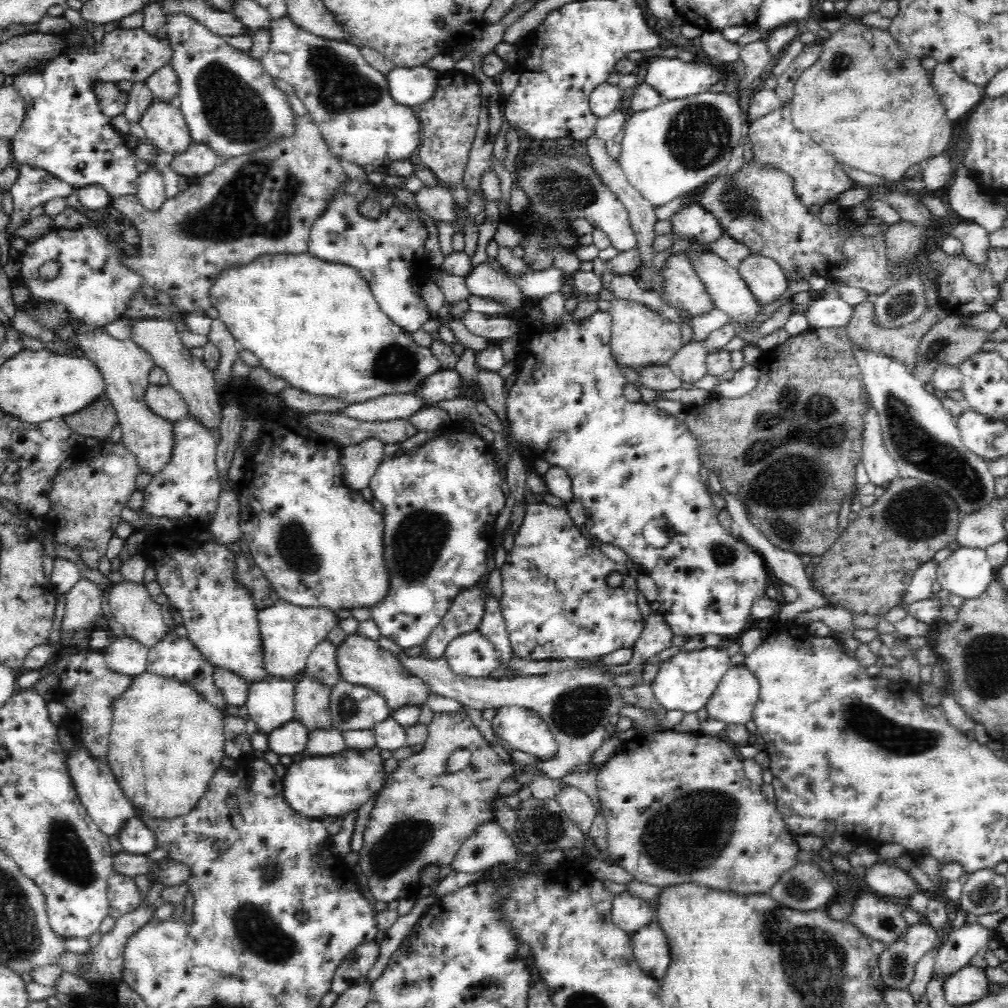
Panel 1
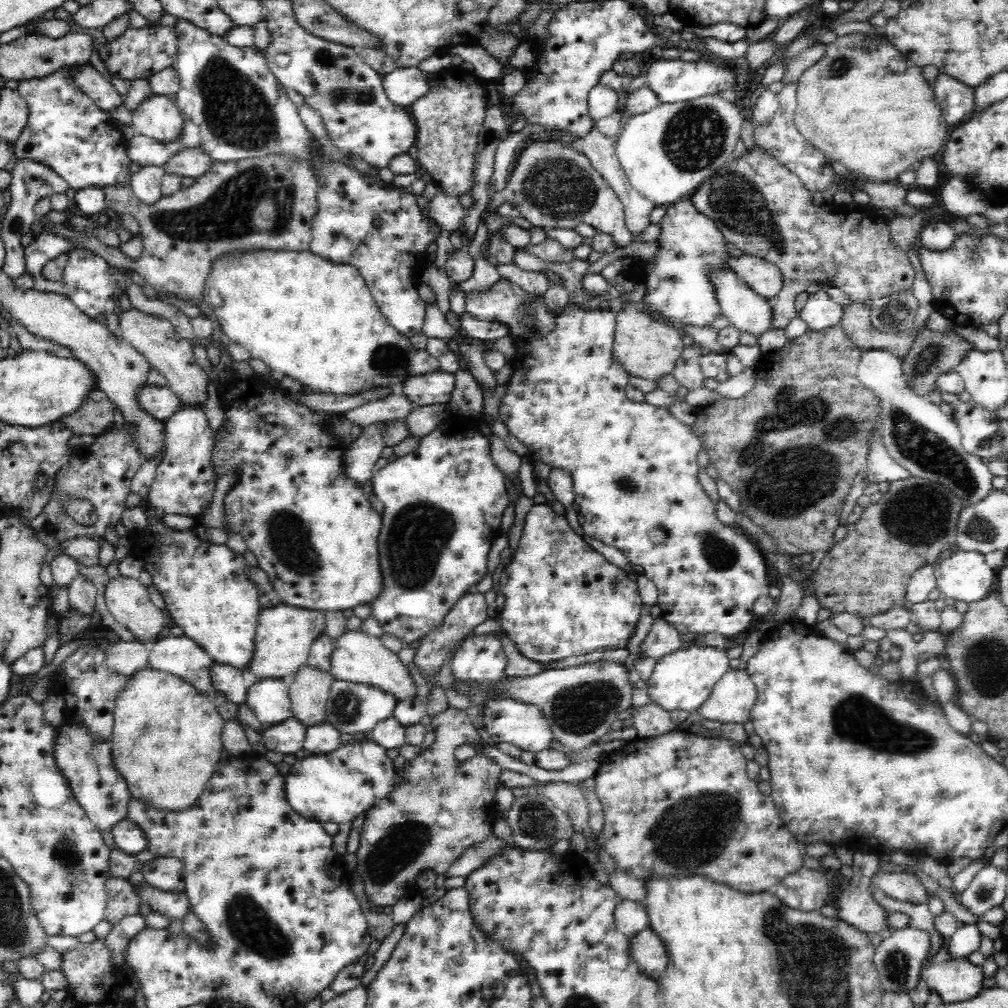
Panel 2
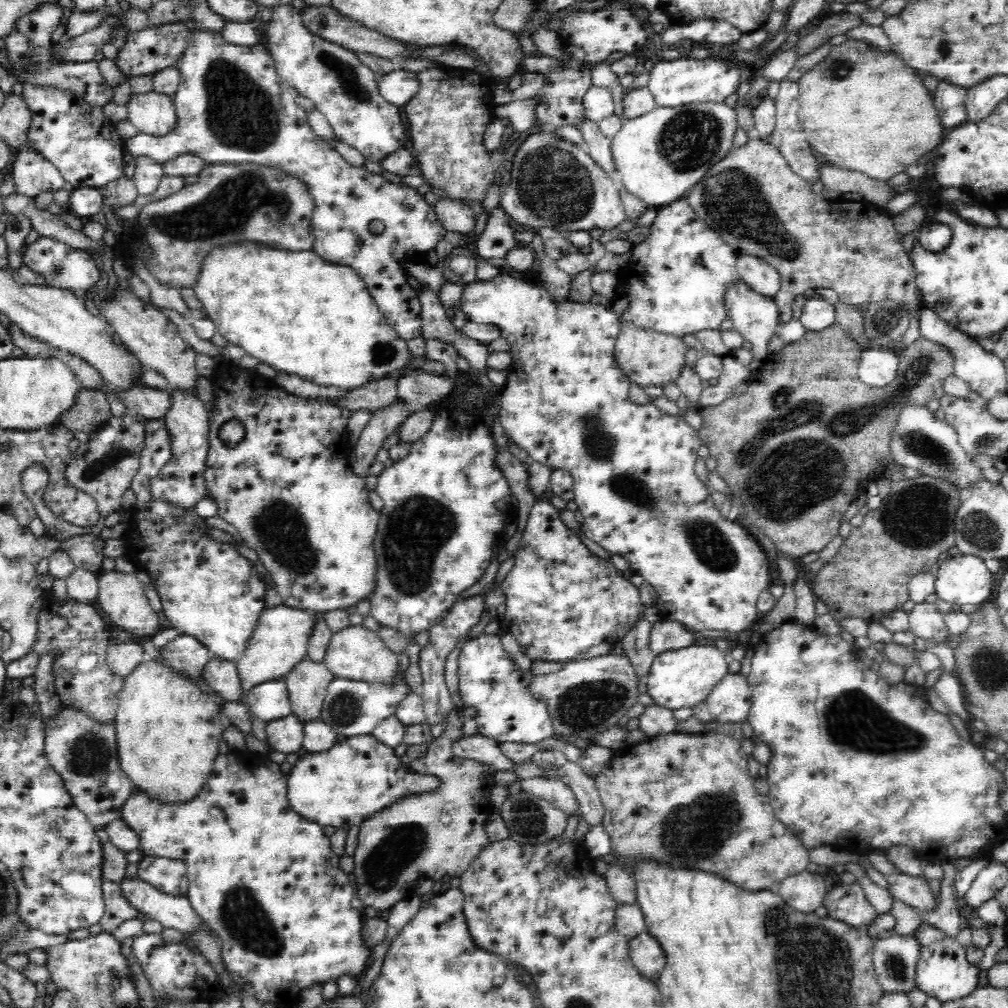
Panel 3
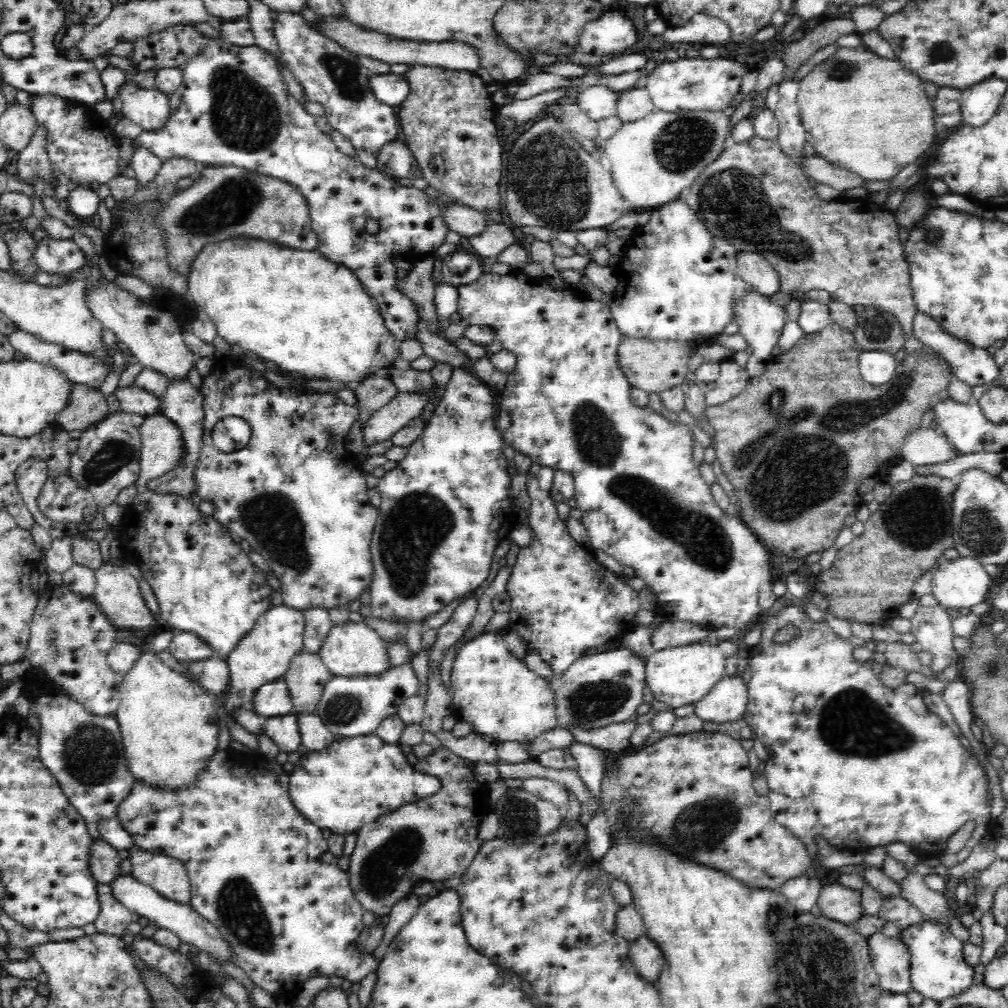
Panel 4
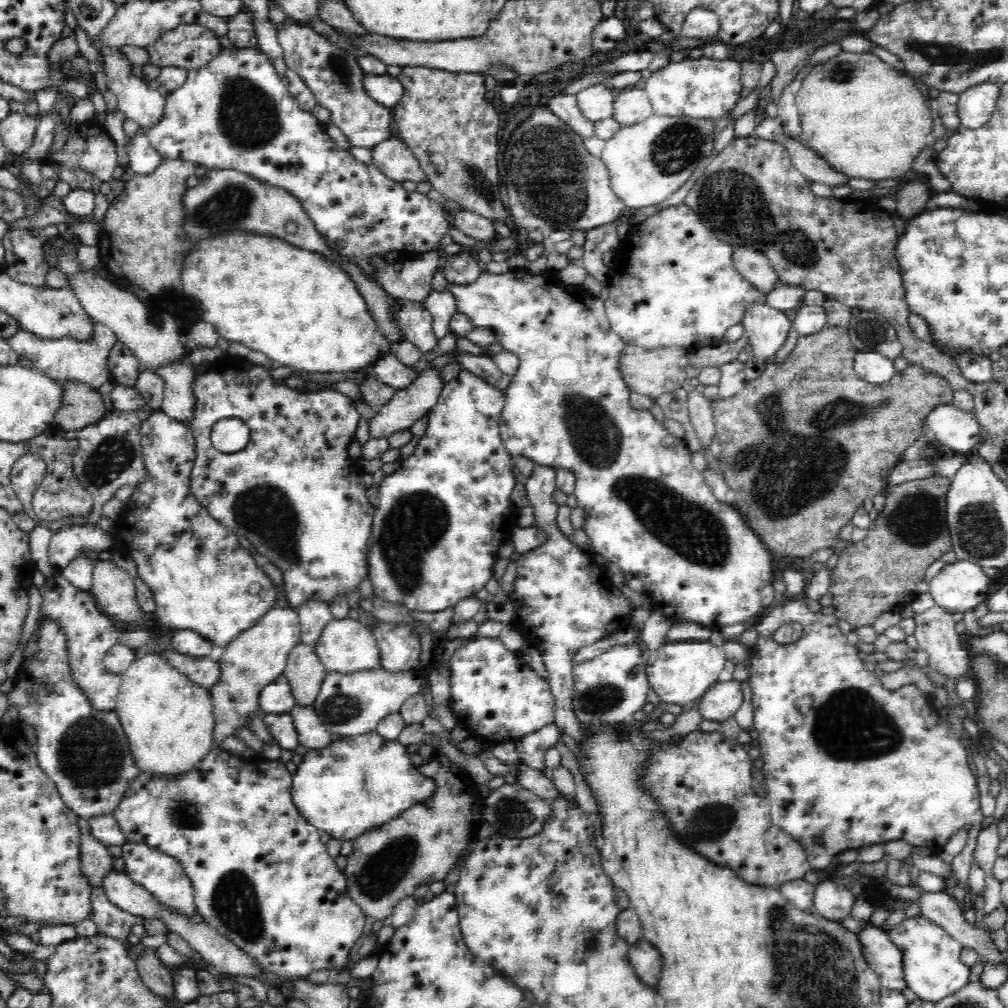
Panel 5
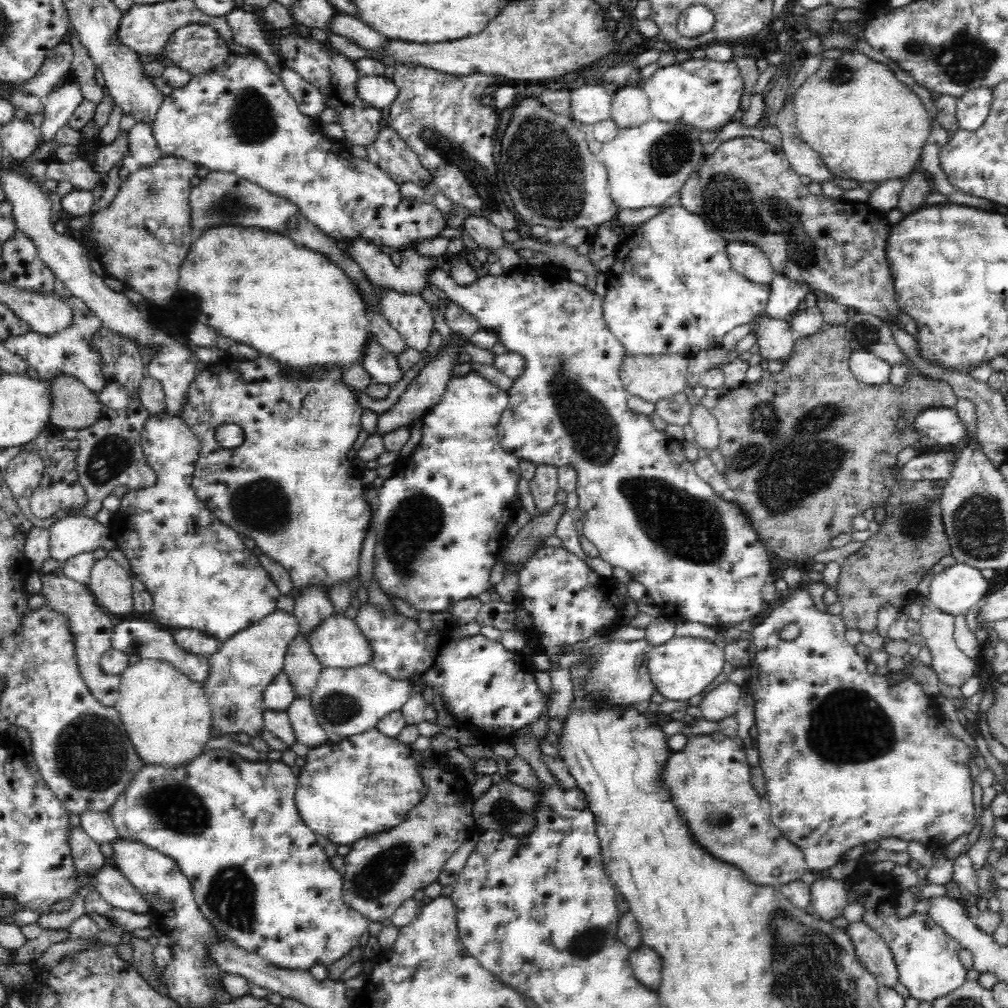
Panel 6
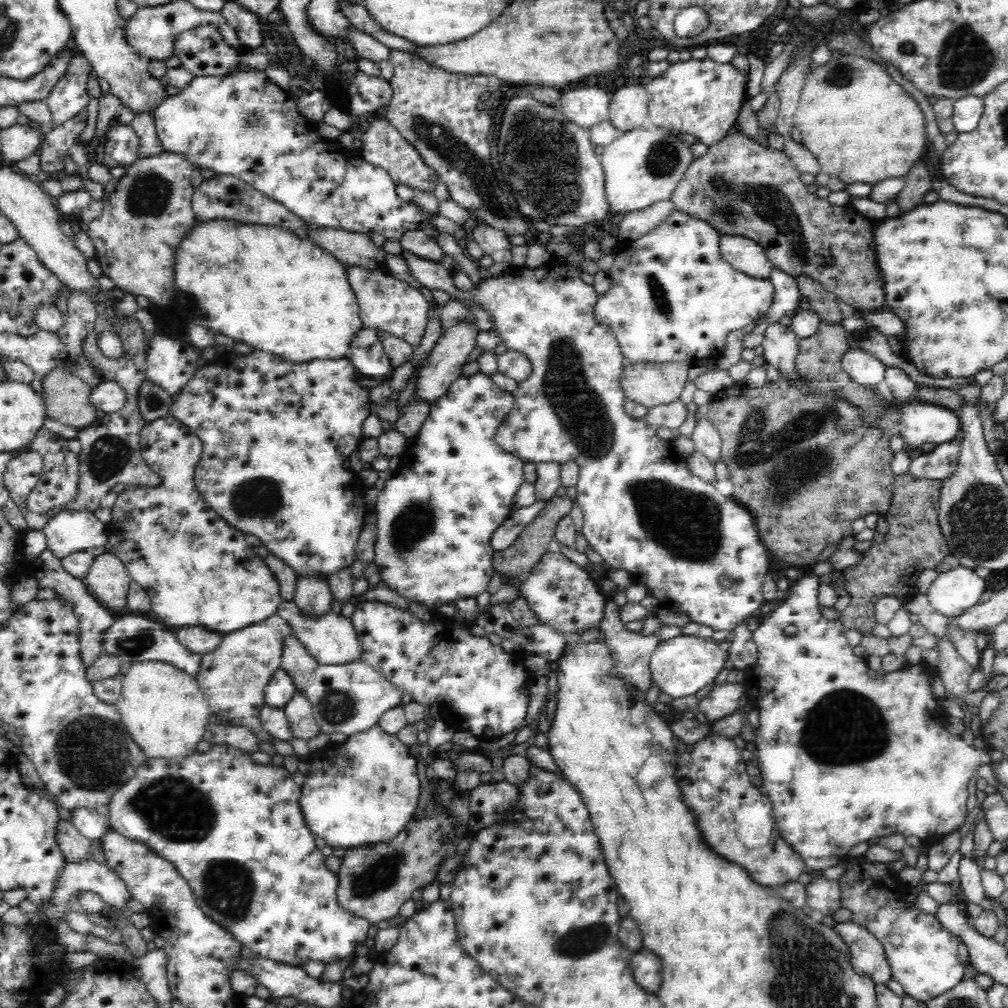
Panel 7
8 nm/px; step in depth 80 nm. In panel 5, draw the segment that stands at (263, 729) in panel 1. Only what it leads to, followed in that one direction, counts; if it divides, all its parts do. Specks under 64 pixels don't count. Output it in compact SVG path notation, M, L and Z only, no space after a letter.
M282 674L260 694L260 710L263 714L288 713L295 700L287 678Z

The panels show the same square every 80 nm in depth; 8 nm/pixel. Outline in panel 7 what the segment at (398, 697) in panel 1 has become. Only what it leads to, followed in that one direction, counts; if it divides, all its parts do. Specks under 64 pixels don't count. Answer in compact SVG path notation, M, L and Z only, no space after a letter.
M282 601L277 614L291 626L292 635L301 646L317 661L318 665L348 665L361 658L361 642L353 623L342 614L326 613L320 616L305 614L293 601Z

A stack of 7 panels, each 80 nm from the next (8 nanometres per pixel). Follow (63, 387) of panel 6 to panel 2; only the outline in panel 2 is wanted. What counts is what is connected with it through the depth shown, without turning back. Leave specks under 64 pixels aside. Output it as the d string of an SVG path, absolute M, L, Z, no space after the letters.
M96 388L76 412L64 415L60 420L74 435L91 434L96 437L114 425L114 408L106 393Z

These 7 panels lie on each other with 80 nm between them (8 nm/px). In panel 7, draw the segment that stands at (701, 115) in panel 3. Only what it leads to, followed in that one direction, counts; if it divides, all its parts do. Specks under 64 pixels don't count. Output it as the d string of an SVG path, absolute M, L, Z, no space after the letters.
M658 128L632 129L621 133L599 156L605 175L606 201L614 215L643 210L654 202L671 198L692 163L690 144Z

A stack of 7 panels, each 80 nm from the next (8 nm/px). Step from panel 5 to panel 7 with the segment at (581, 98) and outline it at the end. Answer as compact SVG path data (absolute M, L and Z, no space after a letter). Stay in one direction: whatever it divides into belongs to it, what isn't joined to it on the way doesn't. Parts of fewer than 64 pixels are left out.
M586 87L560 92L557 106L564 116L582 128L608 119L611 94L602 87Z

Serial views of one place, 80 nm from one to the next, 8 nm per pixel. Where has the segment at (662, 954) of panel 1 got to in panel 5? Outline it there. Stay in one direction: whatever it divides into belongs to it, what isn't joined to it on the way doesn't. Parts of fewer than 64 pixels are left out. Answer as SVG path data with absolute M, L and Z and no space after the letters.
M640 939L636 946L629 948L630 964L634 966L634 972L642 982L656 986L660 972L662 972L662 956L656 947L649 942Z

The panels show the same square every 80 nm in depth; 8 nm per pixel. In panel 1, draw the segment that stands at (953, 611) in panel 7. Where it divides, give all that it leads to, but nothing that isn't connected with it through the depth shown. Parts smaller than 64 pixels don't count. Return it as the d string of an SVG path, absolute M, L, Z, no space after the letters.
M959 547L943 561L937 563L937 581L950 594L964 599L978 598L997 580L985 550Z

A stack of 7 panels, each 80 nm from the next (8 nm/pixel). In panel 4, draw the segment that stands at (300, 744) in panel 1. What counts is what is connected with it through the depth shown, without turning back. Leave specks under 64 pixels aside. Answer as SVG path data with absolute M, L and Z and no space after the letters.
M296 714L267 718L264 731L282 752L296 752L300 748L301 736L296 722Z

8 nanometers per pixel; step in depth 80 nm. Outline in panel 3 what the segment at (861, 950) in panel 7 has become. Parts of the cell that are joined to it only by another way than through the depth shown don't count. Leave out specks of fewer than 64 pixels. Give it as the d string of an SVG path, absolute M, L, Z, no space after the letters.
M895 932L890 937L878 935L873 939L872 964L879 978L879 984L884 993L910 992L915 987L914 972L918 960L918 941L914 935L898 935Z

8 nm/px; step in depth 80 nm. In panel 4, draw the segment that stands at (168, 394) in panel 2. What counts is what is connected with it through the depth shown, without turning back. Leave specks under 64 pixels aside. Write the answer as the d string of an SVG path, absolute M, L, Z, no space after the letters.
M134 384L118 388L114 392L114 396L123 412L141 414L145 417L161 412L162 400L150 395L150 393L146 393L144 389Z

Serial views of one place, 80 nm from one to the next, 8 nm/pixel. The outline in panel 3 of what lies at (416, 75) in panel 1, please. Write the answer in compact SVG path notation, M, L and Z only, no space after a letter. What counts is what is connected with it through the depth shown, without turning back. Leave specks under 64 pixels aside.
M395 68L392 72L376 77L378 93L386 102L403 107L418 90L416 73Z

